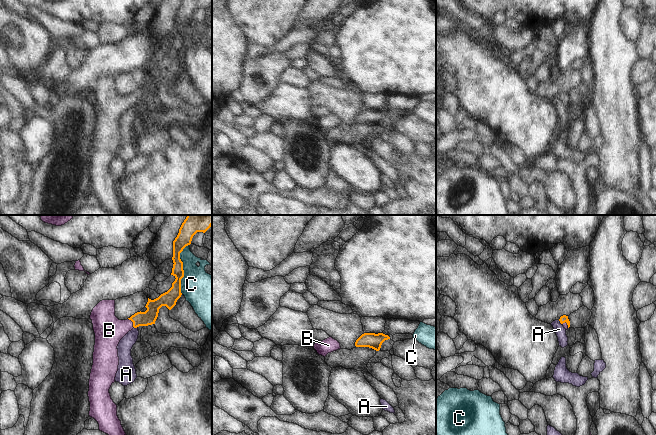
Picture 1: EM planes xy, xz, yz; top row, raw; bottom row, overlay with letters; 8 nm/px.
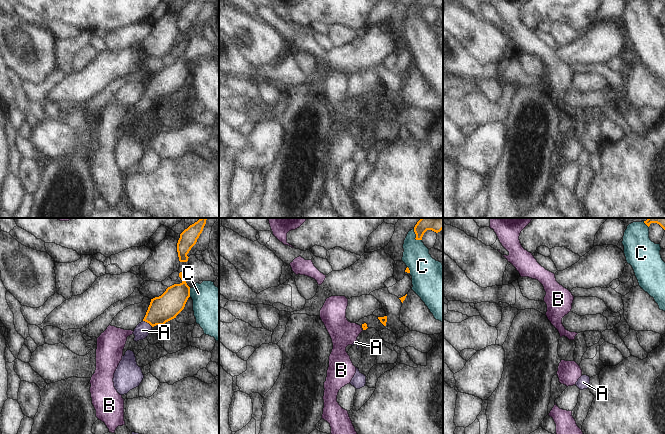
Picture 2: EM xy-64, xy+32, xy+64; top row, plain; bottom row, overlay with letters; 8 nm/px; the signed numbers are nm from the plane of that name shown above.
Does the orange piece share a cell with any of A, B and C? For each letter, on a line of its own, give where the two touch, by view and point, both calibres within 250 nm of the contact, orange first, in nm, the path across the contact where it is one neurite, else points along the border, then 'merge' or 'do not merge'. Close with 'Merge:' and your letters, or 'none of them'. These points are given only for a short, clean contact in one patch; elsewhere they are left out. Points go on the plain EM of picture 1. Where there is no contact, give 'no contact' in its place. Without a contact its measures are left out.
A: contact yz (560, 98); calibres 60 and 90 nm; border yz (558, 96), (561, 100); do not merge
B: contact xy (133, 99); calibres 120 and 240 nm; way xy (146, 94), (137, 95), (133, 99), (109, 106); merge
C: contact xy (182, 45); calibres 120 and 300 nm; do not merge
Merge: B

